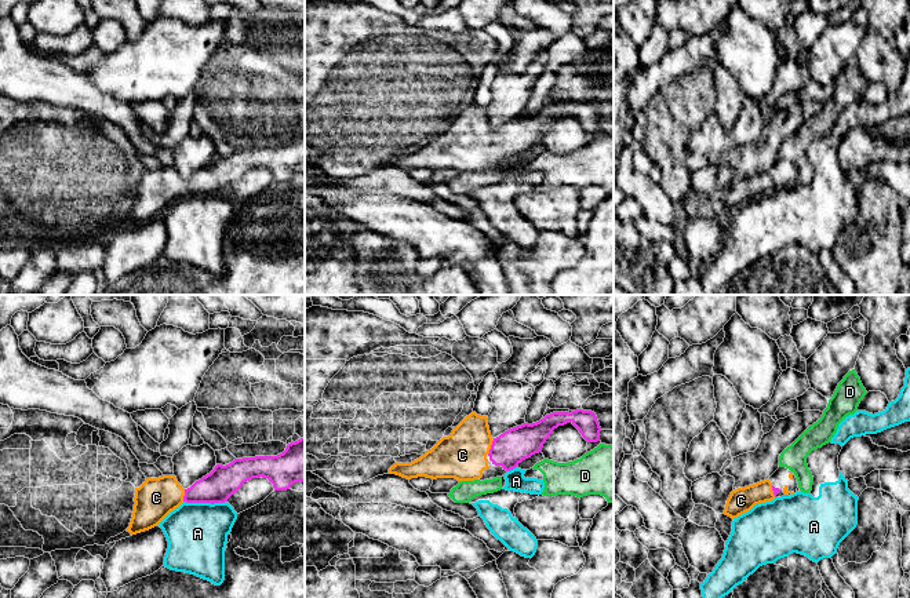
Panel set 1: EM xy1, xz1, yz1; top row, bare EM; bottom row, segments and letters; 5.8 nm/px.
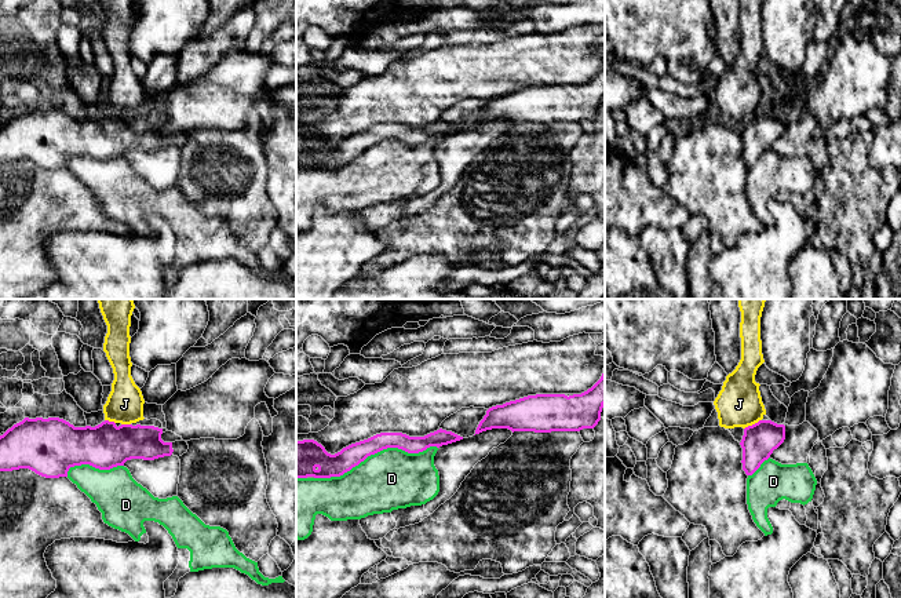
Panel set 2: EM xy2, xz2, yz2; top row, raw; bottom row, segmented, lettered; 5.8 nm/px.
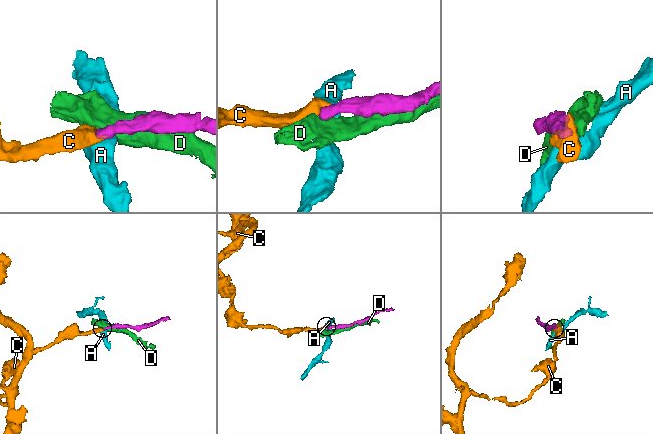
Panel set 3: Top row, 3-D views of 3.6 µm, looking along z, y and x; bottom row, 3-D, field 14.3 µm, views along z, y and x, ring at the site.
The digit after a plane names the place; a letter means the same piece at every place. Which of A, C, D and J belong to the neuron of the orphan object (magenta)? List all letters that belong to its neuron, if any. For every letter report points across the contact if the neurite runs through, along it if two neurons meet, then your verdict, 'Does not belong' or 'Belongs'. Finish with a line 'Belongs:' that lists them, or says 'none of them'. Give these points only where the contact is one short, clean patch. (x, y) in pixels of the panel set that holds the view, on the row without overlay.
A: Boundary: xy1 (184, 192), (225, 193). Does not belong
C: Path across: xz1 (517, 135), (513, 138), (491, 138), (470, 138), (462, 146). Belongs
D: Does not belong
J: Boundary: yz2 (761, 110), (744, 120). Does not belong
Belongs: C

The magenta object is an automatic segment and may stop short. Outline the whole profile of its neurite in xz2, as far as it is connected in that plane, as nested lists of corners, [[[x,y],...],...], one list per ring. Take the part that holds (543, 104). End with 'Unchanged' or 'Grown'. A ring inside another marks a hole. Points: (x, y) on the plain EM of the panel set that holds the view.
[[[605,59],[601,70],[581,85],[536,85],[492,98],[475,125],[492,120],[514,123],[580,123],[594,120],[605,96]]]. Unchanged

